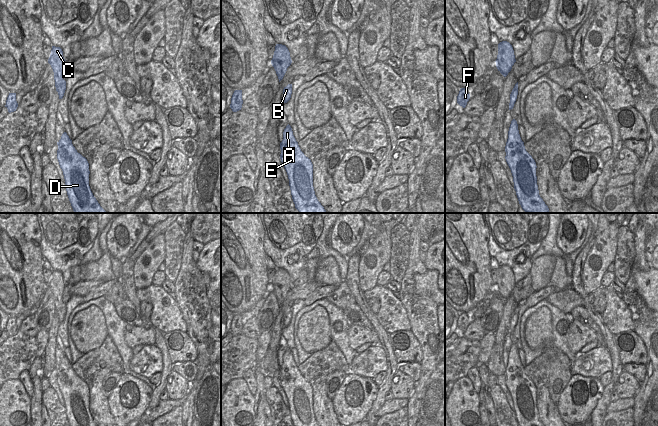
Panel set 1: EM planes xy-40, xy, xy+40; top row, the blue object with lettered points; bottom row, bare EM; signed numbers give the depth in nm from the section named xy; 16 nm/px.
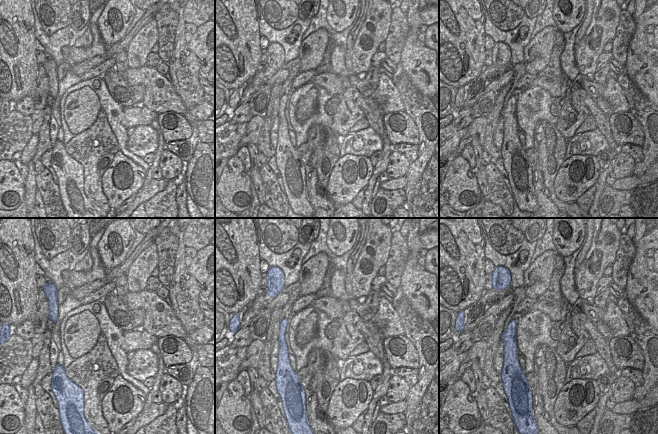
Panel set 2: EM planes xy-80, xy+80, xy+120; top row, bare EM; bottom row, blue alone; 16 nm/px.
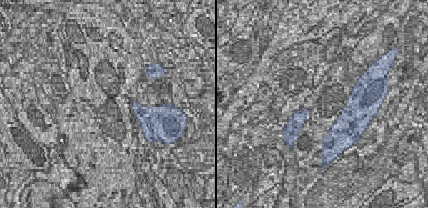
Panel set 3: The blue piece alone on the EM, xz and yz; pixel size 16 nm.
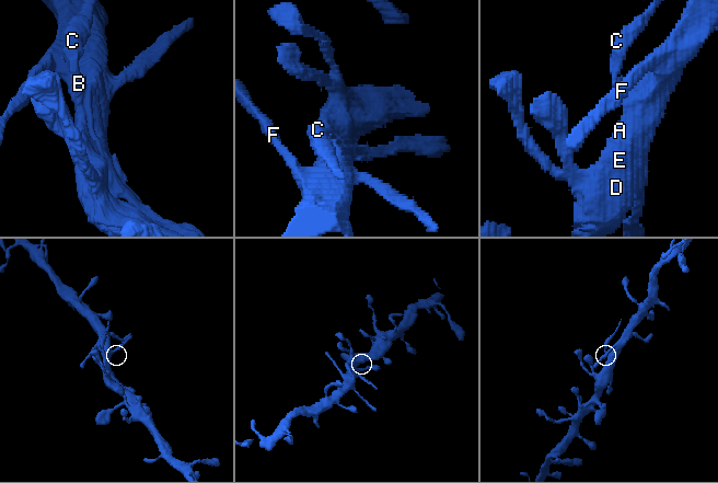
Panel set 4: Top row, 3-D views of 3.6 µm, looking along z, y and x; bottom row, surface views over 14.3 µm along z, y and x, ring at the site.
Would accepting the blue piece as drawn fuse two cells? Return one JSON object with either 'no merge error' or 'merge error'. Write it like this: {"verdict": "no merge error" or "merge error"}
{"verdict": "merge error"}

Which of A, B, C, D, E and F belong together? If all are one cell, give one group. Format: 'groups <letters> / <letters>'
groups A B D E F / C

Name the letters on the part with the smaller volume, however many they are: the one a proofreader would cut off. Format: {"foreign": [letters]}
{"foreign": ["C"]}

